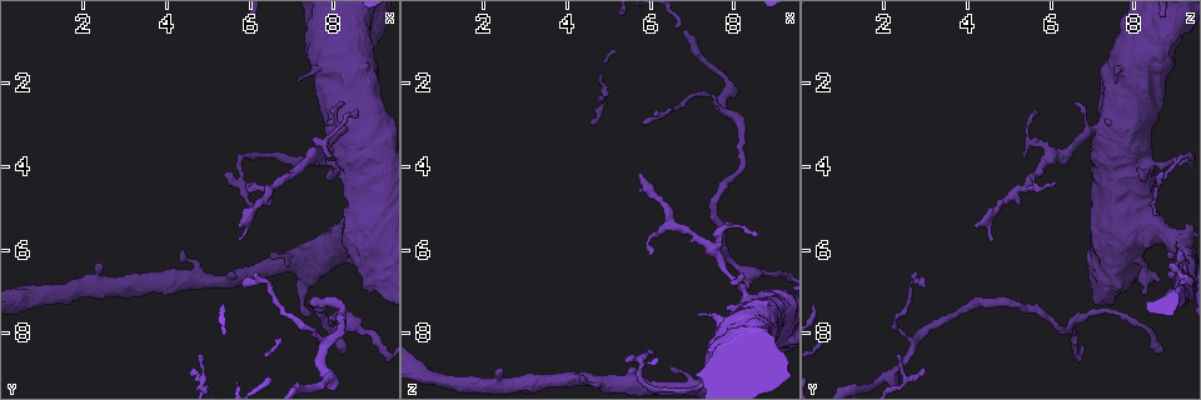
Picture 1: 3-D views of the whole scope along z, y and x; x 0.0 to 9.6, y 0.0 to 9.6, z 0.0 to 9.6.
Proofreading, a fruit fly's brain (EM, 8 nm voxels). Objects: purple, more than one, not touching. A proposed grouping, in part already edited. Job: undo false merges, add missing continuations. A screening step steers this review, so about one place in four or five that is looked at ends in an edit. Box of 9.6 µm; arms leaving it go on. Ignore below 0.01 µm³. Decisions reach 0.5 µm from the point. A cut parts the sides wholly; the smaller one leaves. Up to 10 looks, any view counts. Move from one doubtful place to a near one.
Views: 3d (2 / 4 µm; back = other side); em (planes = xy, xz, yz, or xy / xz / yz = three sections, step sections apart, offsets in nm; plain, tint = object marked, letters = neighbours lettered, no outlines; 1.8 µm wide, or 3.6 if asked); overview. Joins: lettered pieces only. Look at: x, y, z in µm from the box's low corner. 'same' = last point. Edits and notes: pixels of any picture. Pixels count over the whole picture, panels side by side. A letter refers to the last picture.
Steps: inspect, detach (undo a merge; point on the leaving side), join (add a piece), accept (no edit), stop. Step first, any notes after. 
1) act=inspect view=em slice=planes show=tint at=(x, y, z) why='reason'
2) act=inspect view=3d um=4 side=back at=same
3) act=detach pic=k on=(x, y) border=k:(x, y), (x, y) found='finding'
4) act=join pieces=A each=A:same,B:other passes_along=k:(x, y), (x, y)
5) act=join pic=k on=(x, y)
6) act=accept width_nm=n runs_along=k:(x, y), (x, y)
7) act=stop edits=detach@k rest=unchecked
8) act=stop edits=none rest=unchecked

act=inspect view=em um=3.6 slice=planes show=letters at=(8.35, 3.10, 7.15) why='calibre changes'

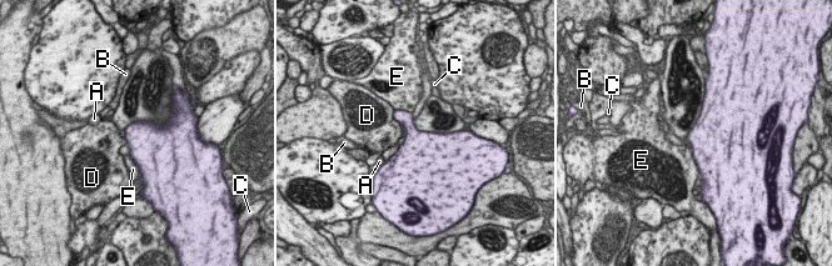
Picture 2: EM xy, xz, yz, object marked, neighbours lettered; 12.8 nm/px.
act=accept each=A:other,B:other,C:other,D:other,E:other border=2:(393, 110), (393, 118), (400, 125) found='one neuron here'

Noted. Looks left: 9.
act=inspect view=em um=3.6 slice=planes show=letters at=(5.45, 4.05, 8.60) why='thin end'

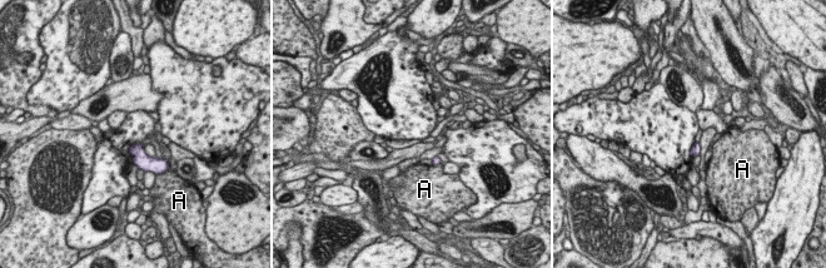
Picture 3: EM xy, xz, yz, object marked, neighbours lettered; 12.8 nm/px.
act=accept width_nm=120 longest_contact=A:150nm each=A:other found='none of them fits'

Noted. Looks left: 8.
act=inspect view=3d um=4 at=(8.25, 8.45, 8.60) why='tapers out'

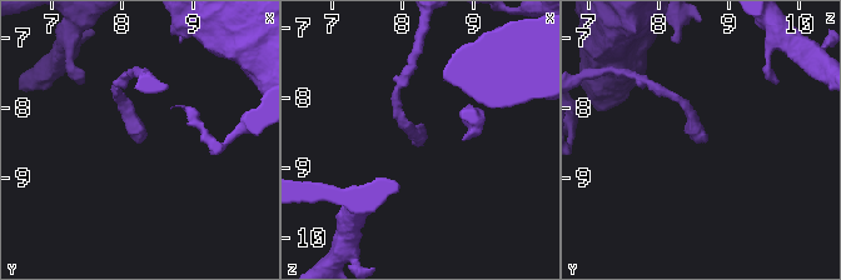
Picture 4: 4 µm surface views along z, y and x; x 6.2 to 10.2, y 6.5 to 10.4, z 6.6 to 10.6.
act=inspect view=em slice=planes show=letters at=(8.25, 8.45, 8.65)

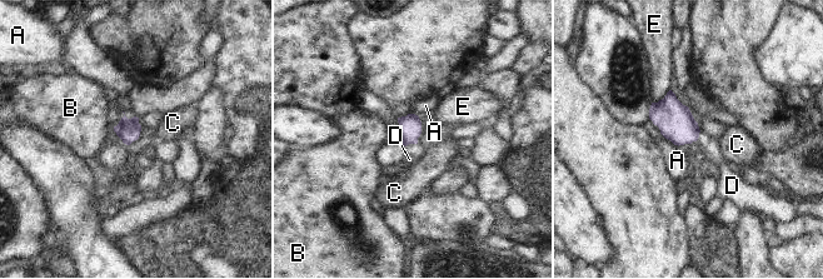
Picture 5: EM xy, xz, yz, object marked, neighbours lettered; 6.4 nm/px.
act=join pieces=D each=A:other,B:other,C:other,D:same,E:other passes_along=5:(409, 126), (410, 143), (413, 152) found='it goes on there'

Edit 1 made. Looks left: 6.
act=inspect view=overview

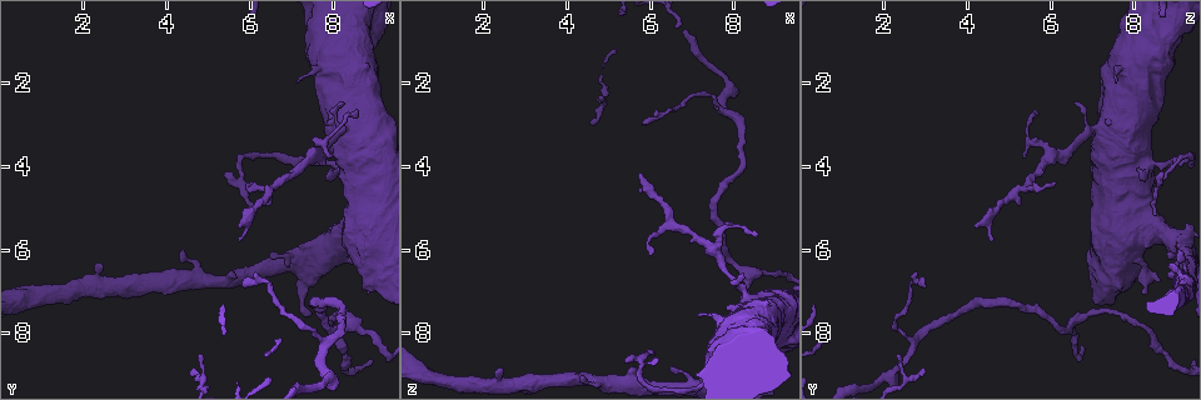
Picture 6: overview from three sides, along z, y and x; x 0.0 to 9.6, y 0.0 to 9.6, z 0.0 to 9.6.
act=inspect view=em slice=xz step=8 show=tint at=(8.30, 7.75, 6.60) why='sharp bend'

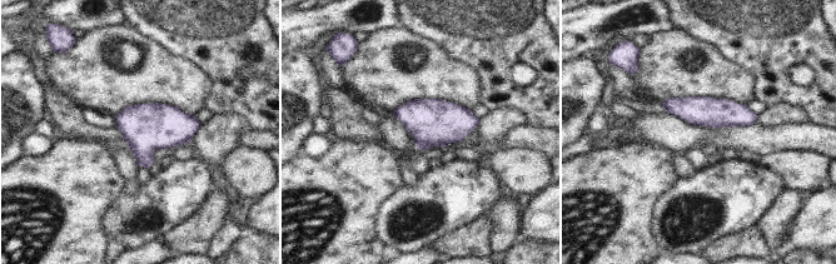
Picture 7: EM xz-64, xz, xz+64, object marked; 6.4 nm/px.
act=inspect view=em slice=planes show=letters at=same

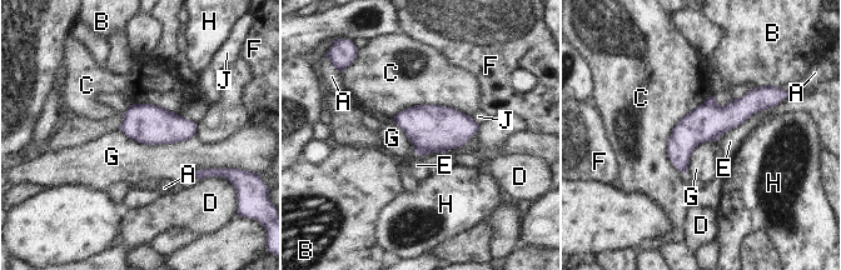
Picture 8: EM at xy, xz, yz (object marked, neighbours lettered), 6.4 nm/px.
act=accept each=A:other,B:other,C:other,D:other,E:other,F:other,G:other,H:other,J:other border=8:(119, 129), (145, 144), (194, 135) found='all the same neuron'

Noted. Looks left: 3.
act=stop edits=join@5 rest=unchecked

